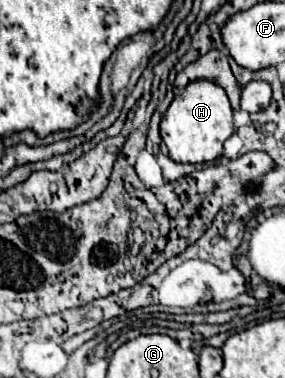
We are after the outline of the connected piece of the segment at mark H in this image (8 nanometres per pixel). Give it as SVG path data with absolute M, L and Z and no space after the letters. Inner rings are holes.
M204 78L190 82L178 96L174 96L160 122L160 136L174 162L210 162L220 158L222 144L232 132L232 108L226 92Z

